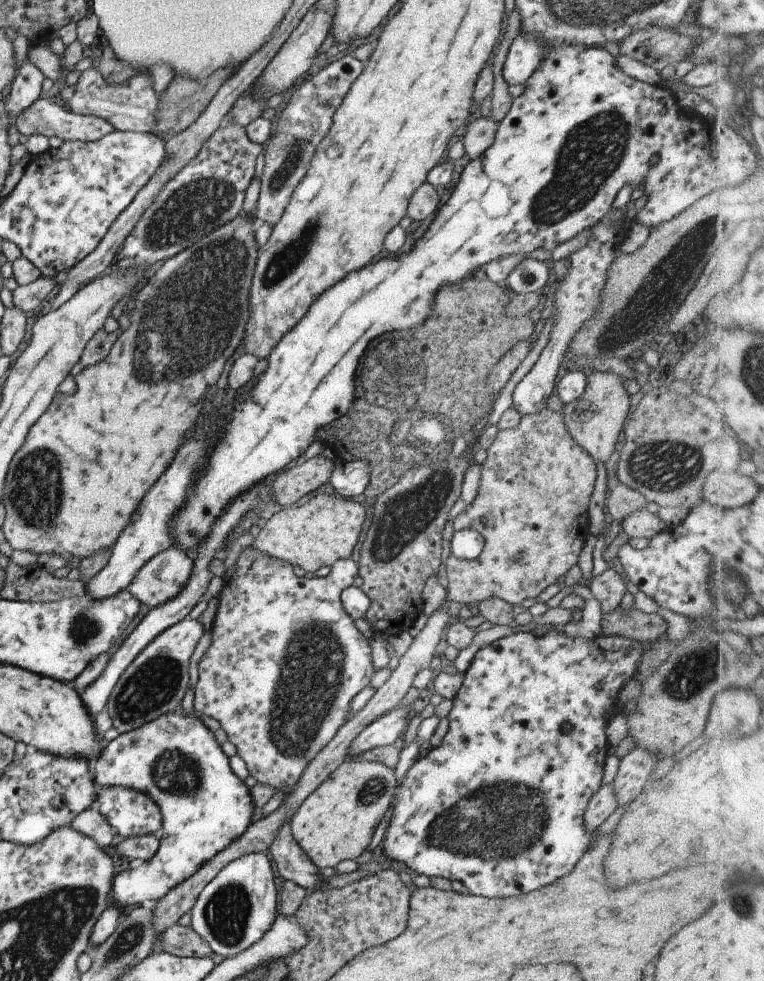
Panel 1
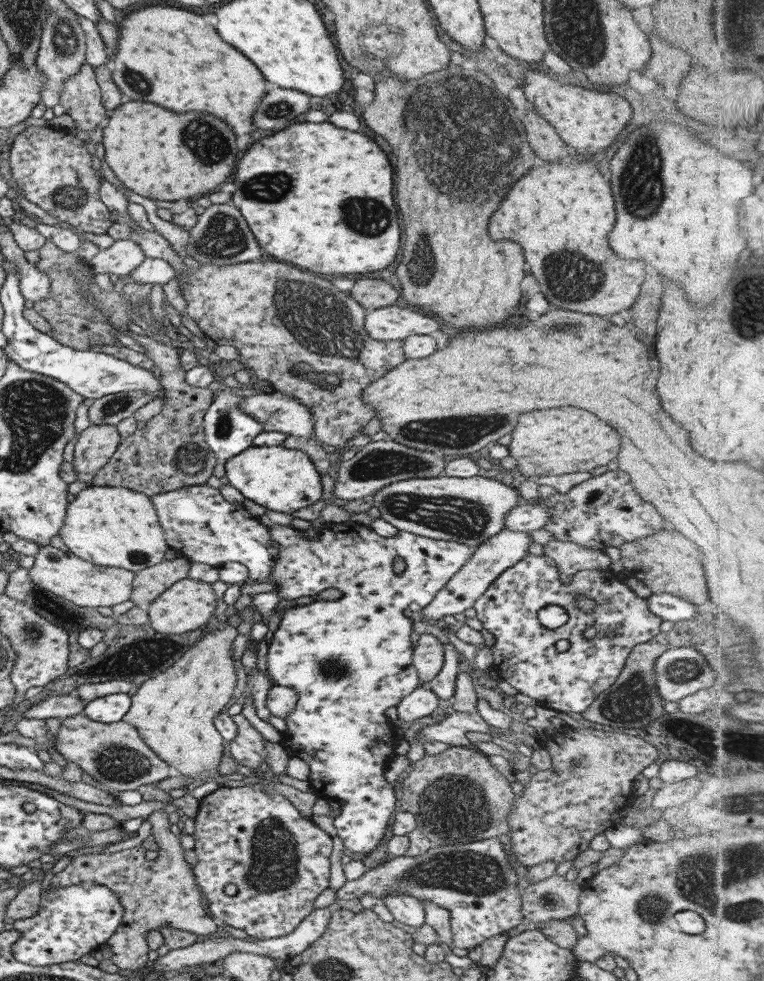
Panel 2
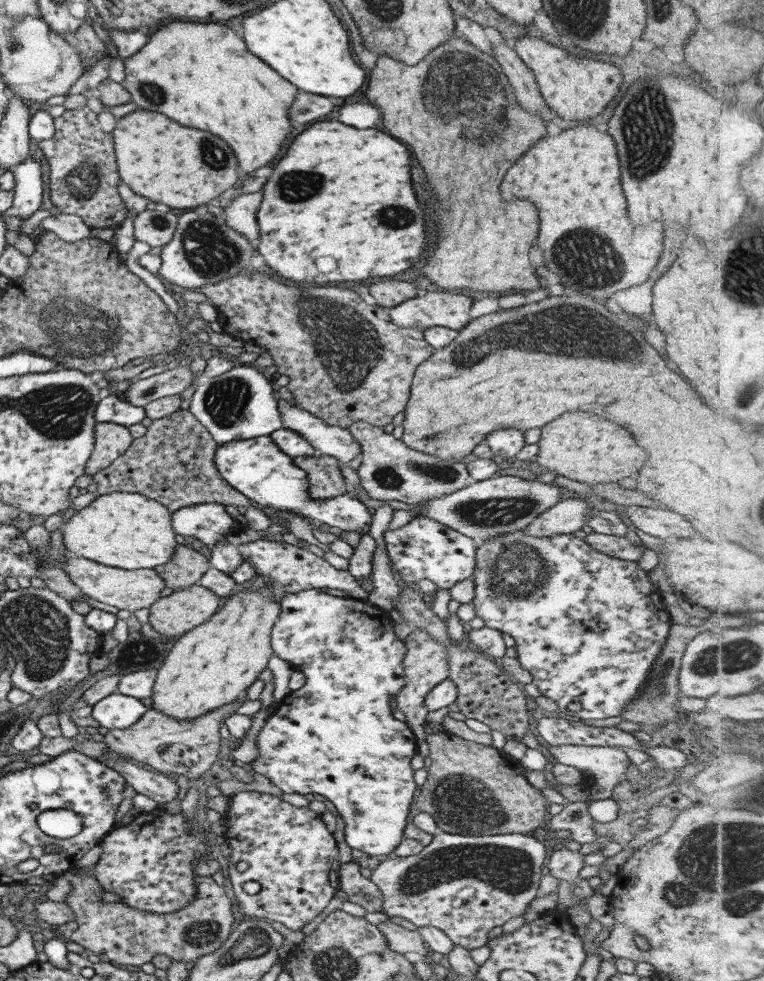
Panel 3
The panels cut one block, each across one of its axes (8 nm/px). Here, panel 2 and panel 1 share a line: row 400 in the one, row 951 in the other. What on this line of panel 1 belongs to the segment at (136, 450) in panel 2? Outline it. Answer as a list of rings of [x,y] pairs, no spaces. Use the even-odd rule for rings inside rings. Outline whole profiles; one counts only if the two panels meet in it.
[[[174,924],[162,935],[162,948],[166,953],[178,957],[208,958],[210,946],[188,926]]]

